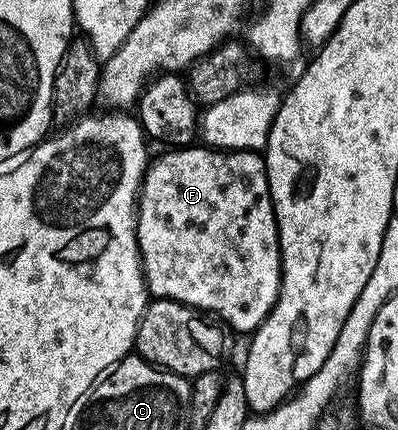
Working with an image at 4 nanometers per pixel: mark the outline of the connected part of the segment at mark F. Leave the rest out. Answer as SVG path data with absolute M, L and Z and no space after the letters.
M183 145L168 150L171 152L161 156L156 163L154 160L143 176L135 216L143 278L155 299L183 302L200 312L220 315L215 317L228 328L254 333L266 321L277 301L281 274L279 230L267 184L267 165L264 156L254 151L195 146Z

